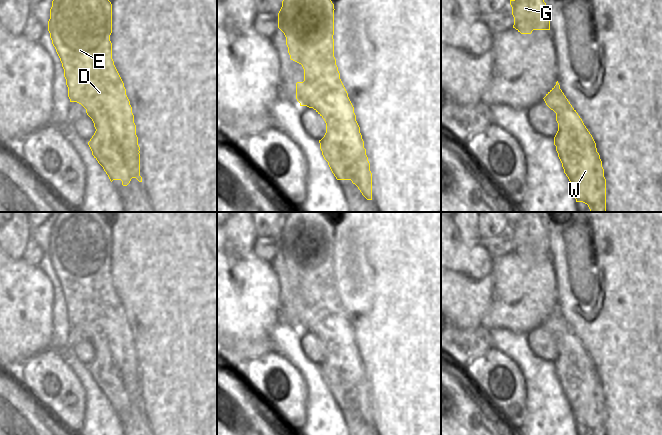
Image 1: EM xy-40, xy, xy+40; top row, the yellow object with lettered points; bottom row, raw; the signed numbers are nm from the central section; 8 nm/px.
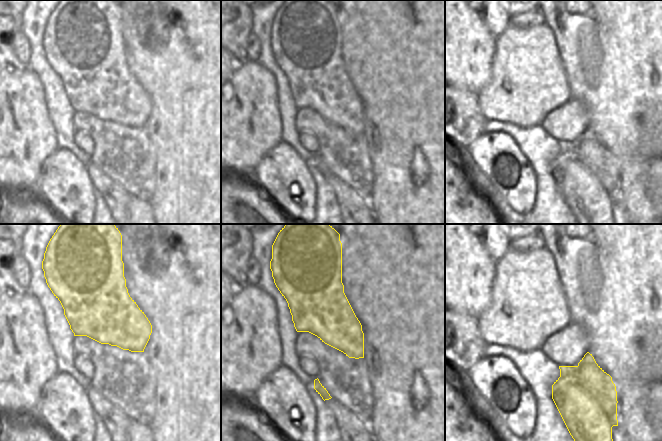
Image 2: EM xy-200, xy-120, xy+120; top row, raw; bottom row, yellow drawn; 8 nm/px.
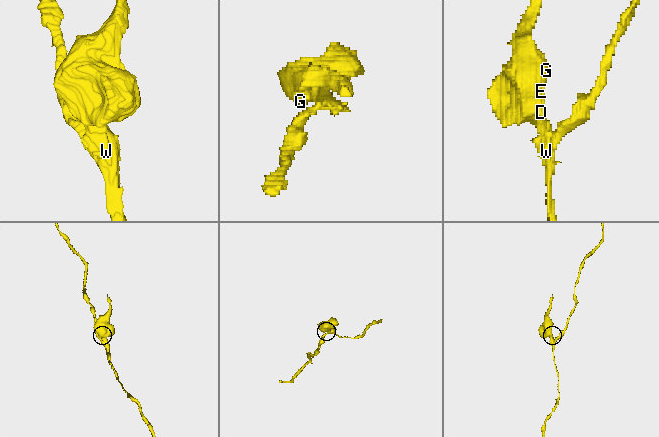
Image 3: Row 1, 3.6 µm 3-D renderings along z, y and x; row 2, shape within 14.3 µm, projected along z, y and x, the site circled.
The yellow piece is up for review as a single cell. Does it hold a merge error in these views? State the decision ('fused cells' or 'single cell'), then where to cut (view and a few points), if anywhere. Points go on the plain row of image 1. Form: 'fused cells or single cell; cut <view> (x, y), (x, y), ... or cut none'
fused cells; cut xy-40 (115, 363), (114, 367), (125, 383), (127, 394), (132, 401)

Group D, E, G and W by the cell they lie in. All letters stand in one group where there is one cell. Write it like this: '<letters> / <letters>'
D E G / W

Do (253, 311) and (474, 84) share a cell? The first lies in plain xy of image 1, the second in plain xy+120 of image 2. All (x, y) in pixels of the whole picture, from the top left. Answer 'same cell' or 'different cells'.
same cell

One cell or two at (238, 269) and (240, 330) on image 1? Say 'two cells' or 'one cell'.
one cell

